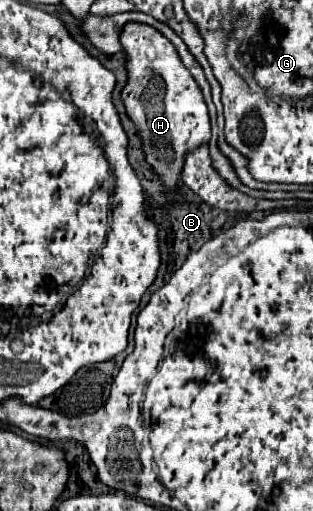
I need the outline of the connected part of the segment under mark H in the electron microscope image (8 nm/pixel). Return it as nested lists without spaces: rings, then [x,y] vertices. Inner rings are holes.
[[[128,23],[120,35],[120,43],[128,55],[128,83],[122,89],[122,101],[126,105],[128,117],[140,131],[148,163],[170,189],[170,197],[176,199],[176,183],[180,179],[184,155],[196,149],[200,143],[208,143],[210,139],[210,119],[204,97],[194,83],[190,71],[182,67],[174,45],[166,41],[166,37],[154,27],[142,23]],[[146,89],[148,95],[144,107],[142,95]]]

